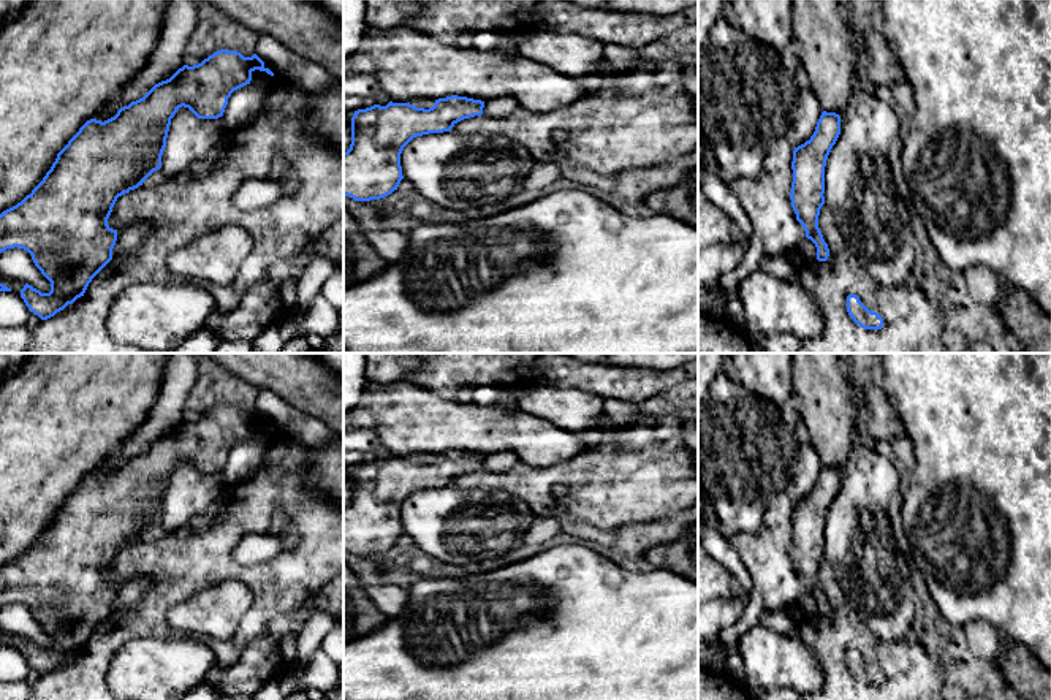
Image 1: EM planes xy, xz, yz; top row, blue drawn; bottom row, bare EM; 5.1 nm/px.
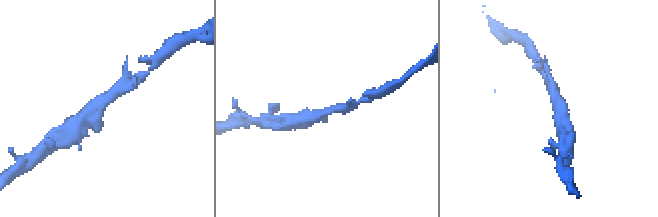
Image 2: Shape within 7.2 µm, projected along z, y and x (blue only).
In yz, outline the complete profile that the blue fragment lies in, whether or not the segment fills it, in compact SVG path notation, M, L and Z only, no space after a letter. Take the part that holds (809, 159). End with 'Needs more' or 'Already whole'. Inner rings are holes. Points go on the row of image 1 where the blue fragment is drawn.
M823 111L814 135L793 150L791 207L802 225L806 238L817 247L817 260L826 261L828 244L818 228L820 209L825 204L825 166L840 135L840 116Z. Already whole

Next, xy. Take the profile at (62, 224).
M222 49L198 65L184 65L169 79L155 84L142 98L120 108L114 117L104 122L90 119L79 128L57 154L51 169L32 193L0 214L0 253L14 247L27 250L35 266L51 282L49 293L41 293L28 283L24 285L21 298L30 312L41 320L54 317L84 296L92 279L112 260L112 249L117 241L117 231L108 225L112 207L119 196L138 188L154 171L161 168L171 119L177 109L188 108L198 119L222 117L231 93L250 84L255 70L274 76L256 54L244 57L237 51Z. Already whole

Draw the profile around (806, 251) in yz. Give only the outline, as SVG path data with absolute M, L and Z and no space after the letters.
M804 238L796 245L791 257L795 260L801 260L801 261L814 261L814 260L817 260L817 247L810 239Z

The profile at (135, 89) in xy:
M166 0L160 40L149 62L123 86L122 93L97 114L97 120L114 117L120 108L142 98L155 84L169 79L185 65L184 54L198 24L198 8L199 0Z

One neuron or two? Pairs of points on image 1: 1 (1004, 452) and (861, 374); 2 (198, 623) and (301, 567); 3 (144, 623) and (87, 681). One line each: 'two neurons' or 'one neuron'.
1: two neurons
2: two neurons
3: one neuron

